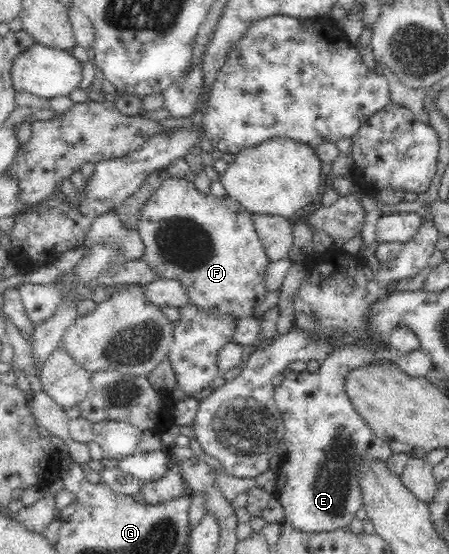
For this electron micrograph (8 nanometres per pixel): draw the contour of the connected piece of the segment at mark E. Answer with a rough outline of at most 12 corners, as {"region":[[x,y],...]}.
{"region":[[389,342],[332,351],[318,374],[285,373],[273,398],[285,452],[284,523],[348,528],[360,468],[392,449],[345,394]]}

